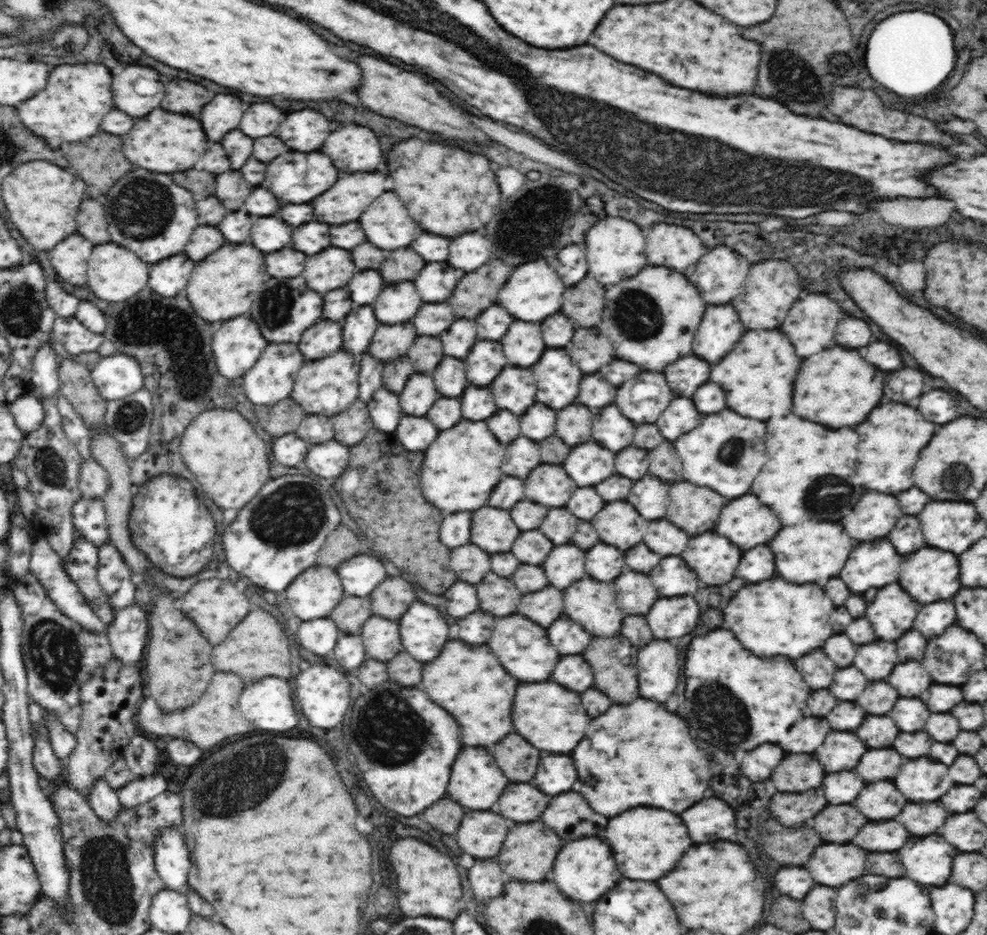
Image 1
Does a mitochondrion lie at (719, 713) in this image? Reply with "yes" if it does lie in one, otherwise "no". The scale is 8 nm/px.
yes

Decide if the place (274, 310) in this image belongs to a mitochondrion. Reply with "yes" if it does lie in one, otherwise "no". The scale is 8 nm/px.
yes

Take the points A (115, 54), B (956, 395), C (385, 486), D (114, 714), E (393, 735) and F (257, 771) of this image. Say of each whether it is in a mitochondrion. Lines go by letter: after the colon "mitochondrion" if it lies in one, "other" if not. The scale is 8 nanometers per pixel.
A: other
B: other
C: mitochondrion
D: other
E: mitochondrion
F: mitochondrion

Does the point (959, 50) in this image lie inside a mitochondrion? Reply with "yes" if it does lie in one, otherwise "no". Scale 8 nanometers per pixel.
no

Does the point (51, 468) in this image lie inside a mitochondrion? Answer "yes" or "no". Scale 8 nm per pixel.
yes

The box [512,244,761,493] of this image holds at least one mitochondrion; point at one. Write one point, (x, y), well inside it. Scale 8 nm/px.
(634, 312)

